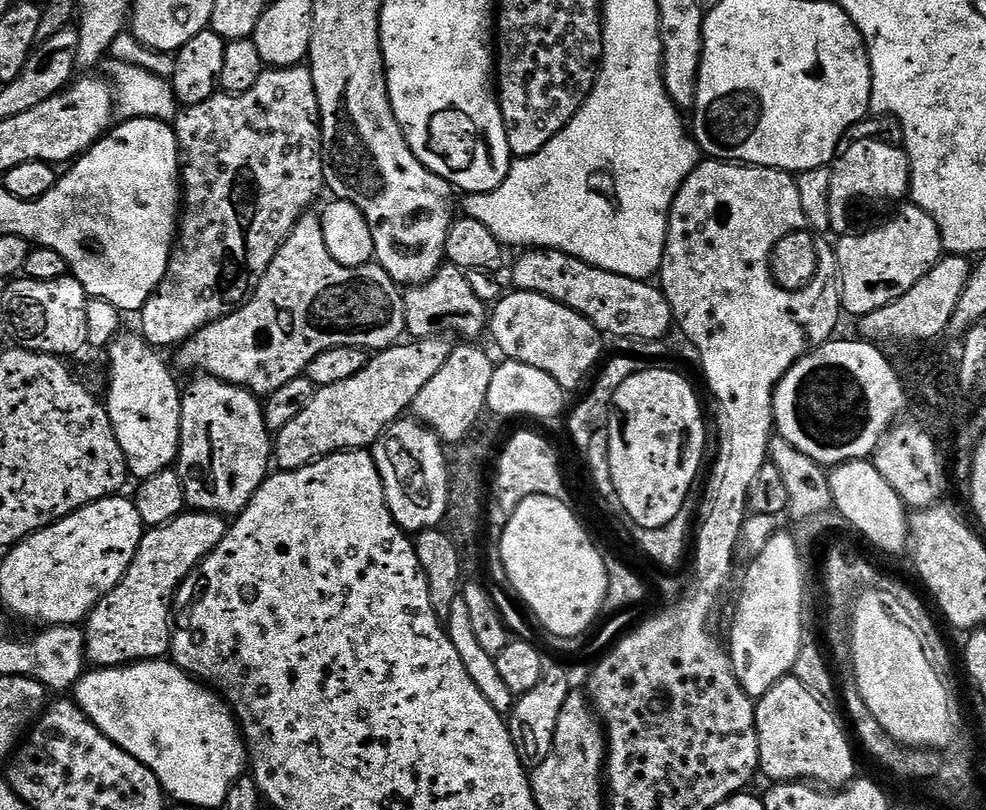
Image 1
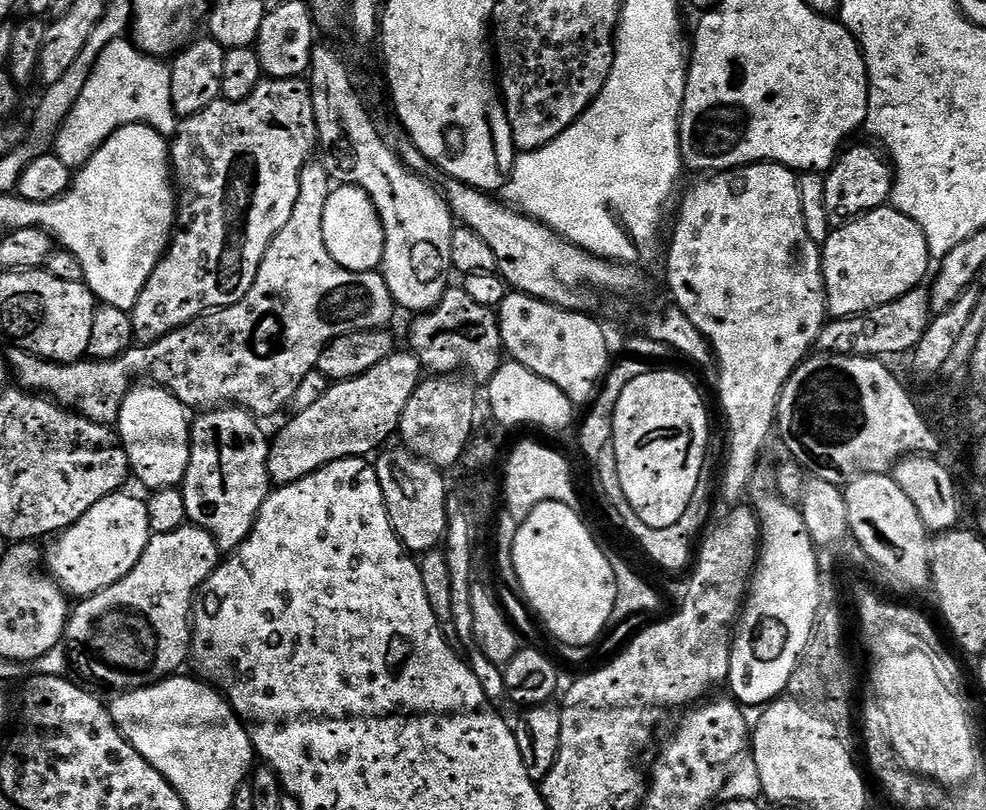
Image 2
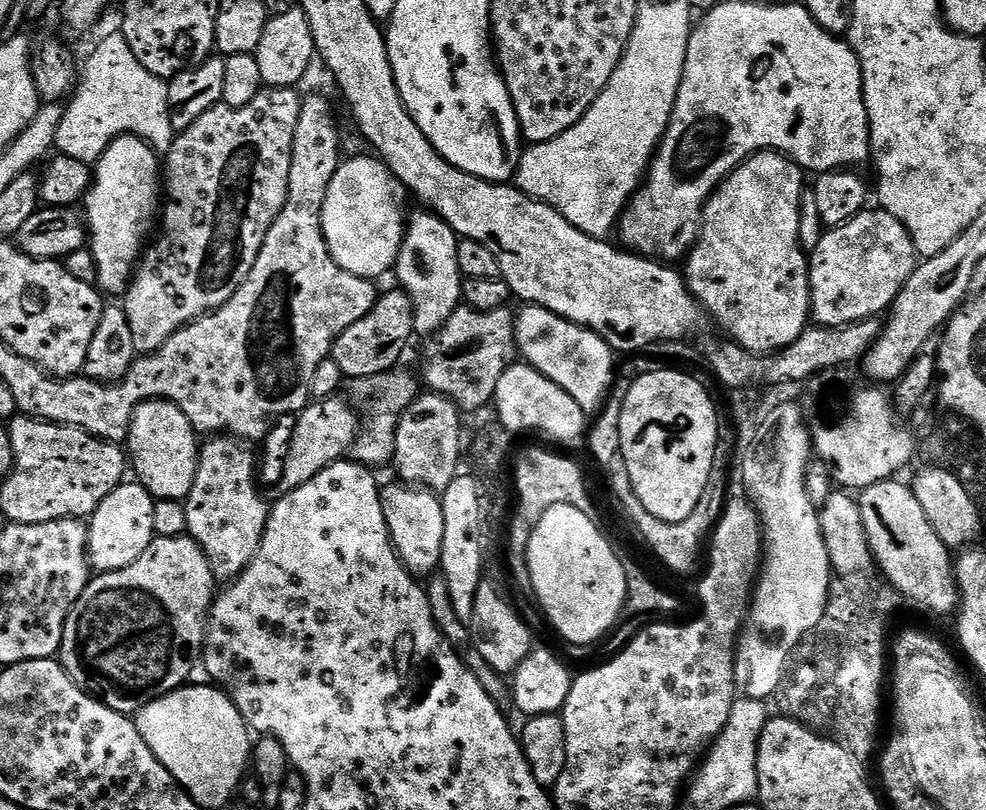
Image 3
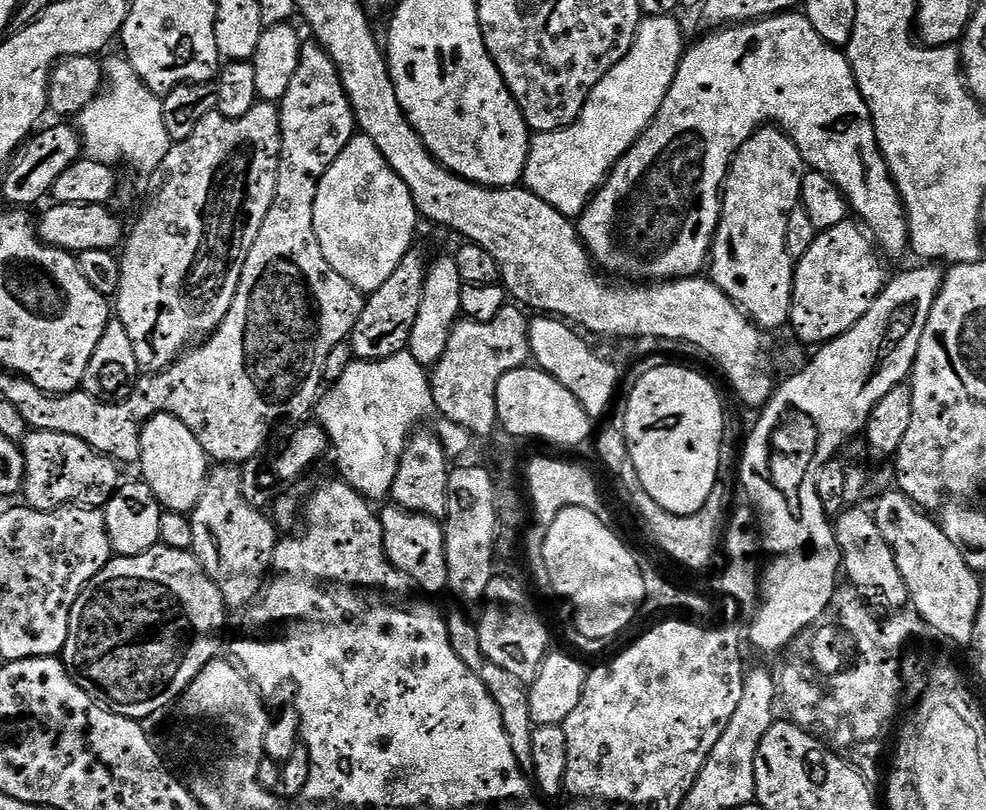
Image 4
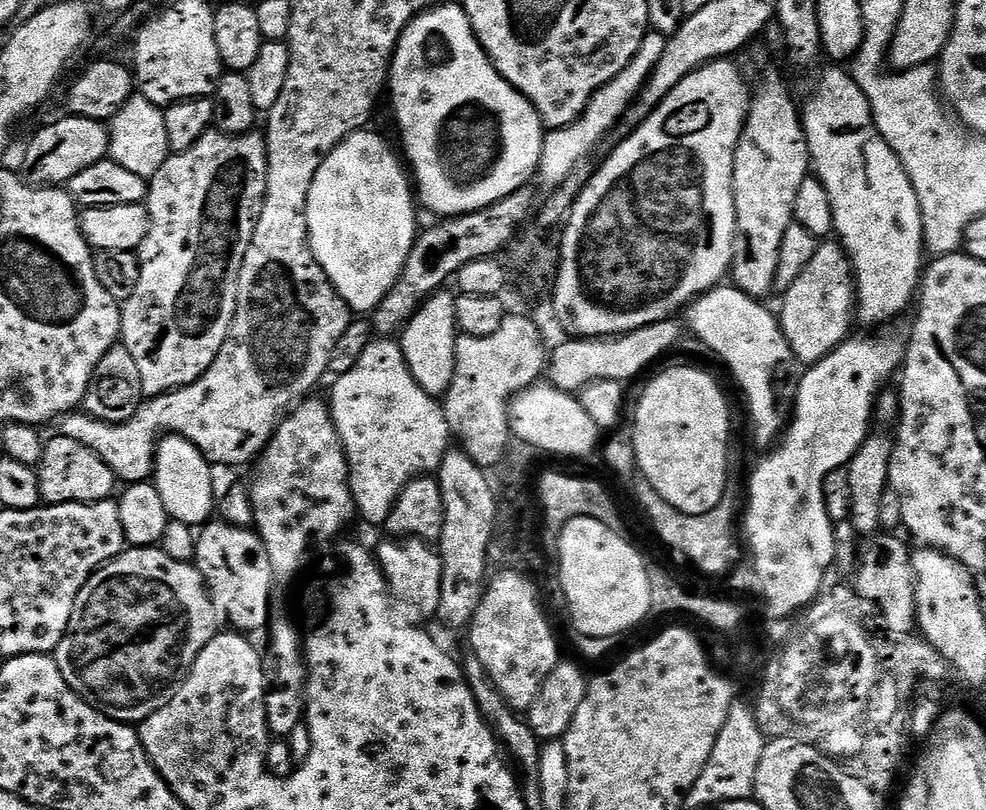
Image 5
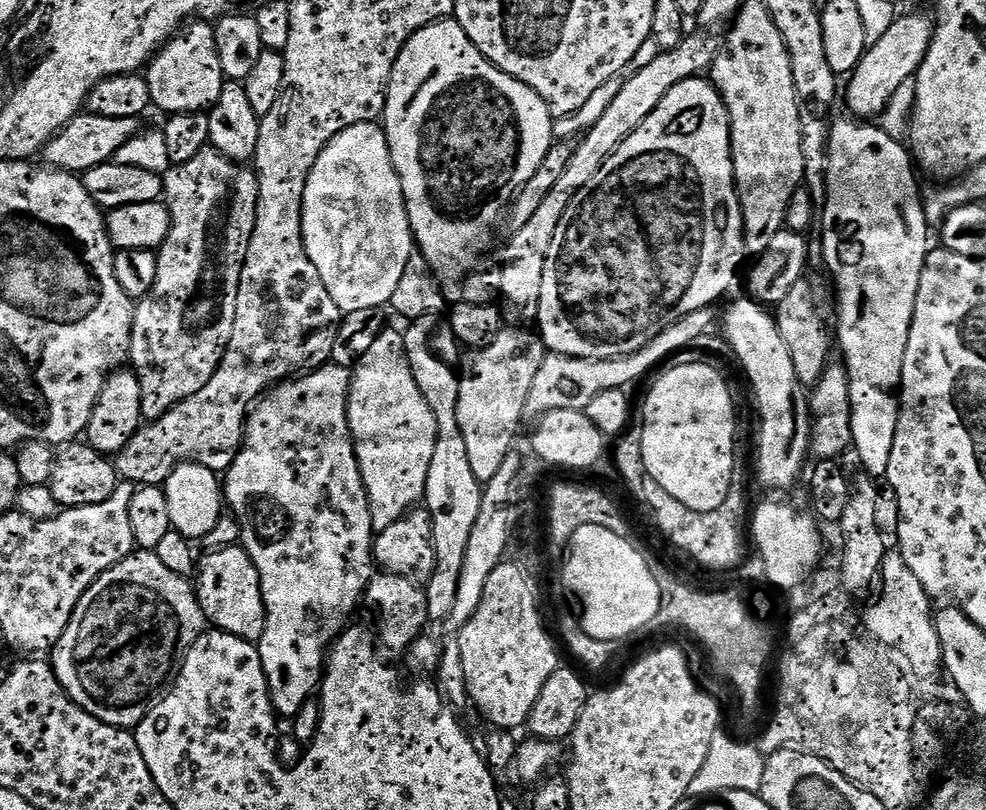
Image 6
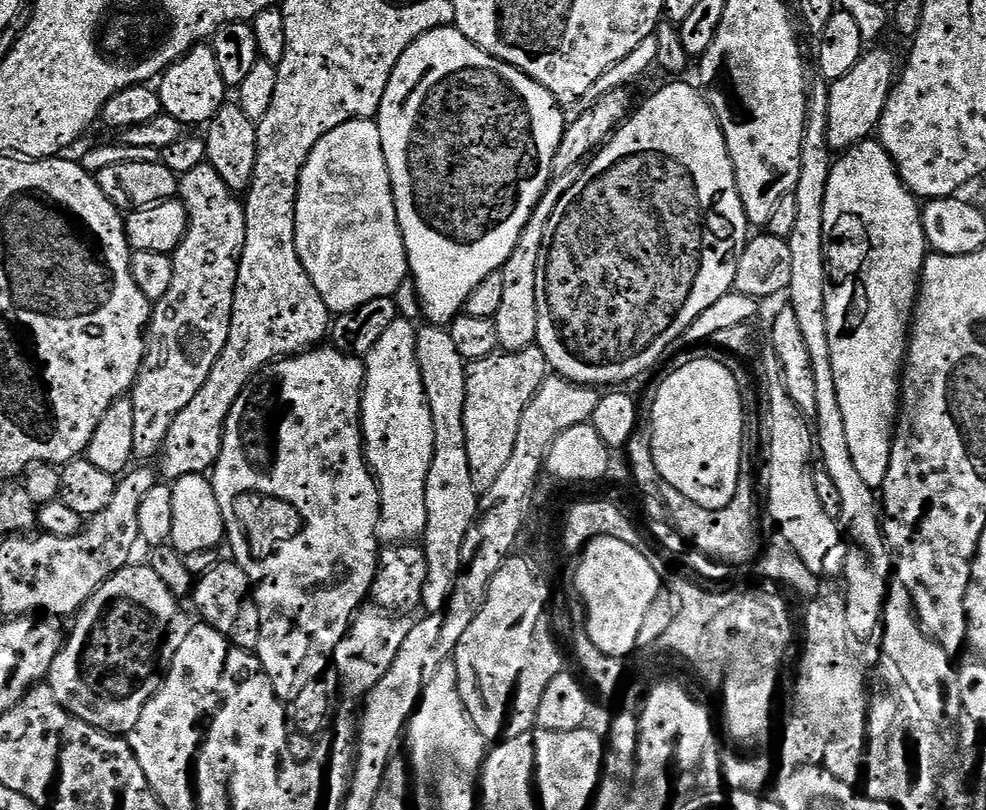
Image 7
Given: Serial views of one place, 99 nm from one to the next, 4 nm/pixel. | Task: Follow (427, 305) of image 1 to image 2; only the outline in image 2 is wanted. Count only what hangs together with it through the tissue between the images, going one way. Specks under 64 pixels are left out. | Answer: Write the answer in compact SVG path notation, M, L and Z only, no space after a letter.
M450 286L445 290L442 299L430 311L417 315L412 324L412 333L408 340L412 355L419 358L421 365L436 364L435 371L440 374L456 374L460 368L469 368L471 375L490 378L500 369L502 363L502 349L504 343L500 337L500 321L497 313L486 306L478 306L470 294L466 294L463 286Z

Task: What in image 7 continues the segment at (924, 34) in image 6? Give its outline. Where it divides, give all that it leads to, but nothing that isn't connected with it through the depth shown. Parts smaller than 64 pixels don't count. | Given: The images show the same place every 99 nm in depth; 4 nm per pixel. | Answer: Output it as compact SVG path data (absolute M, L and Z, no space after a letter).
M884 48L865 51L859 62L850 70L850 74L842 74L842 78L831 81L828 93L830 94L830 114L828 115L828 145L834 150L847 150L863 140L869 139L879 129L880 119L892 92L892 85L898 76L898 64L892 61L892 56Z

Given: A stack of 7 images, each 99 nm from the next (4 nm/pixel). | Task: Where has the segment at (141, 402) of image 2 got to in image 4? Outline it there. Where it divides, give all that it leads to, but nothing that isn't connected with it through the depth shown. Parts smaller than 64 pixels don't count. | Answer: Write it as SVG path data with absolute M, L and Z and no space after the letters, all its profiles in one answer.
M161 414L144 423L140 430L139 468L144 475L141 476L143 483L150 486L161 509L188 514L202 498L208 481L210 461L198 438L190 434L190 430L181 420Z

